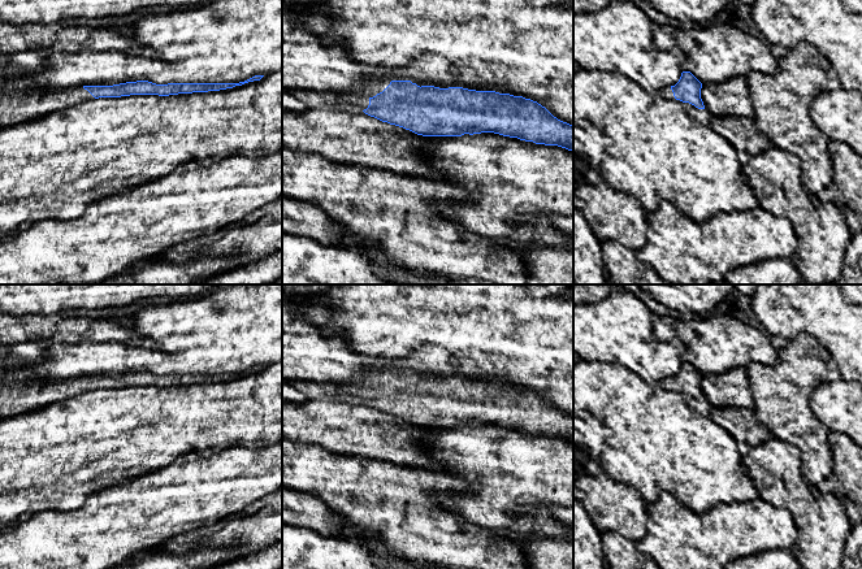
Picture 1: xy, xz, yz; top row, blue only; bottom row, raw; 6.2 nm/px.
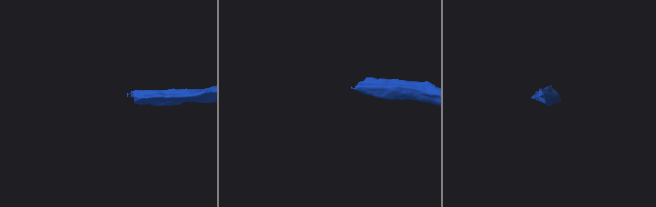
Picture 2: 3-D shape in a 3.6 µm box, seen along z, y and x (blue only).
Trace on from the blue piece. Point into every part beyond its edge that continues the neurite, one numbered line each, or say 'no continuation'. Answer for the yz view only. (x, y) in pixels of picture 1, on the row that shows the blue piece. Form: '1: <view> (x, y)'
1: yz (702, 116)

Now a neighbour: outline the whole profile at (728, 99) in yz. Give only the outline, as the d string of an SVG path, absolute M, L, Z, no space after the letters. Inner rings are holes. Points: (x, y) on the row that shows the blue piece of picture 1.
M746 77L702 84L701 99L711 116L754 118Z

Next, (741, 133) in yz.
M711 116L710 127L725 138L737 151L746 151L751 156L757 156L774 145L748 117Z

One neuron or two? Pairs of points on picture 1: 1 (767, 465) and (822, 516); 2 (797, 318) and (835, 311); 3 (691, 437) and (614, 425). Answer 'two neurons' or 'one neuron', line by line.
1: one neuron
2: one neuron
3: one neuron

